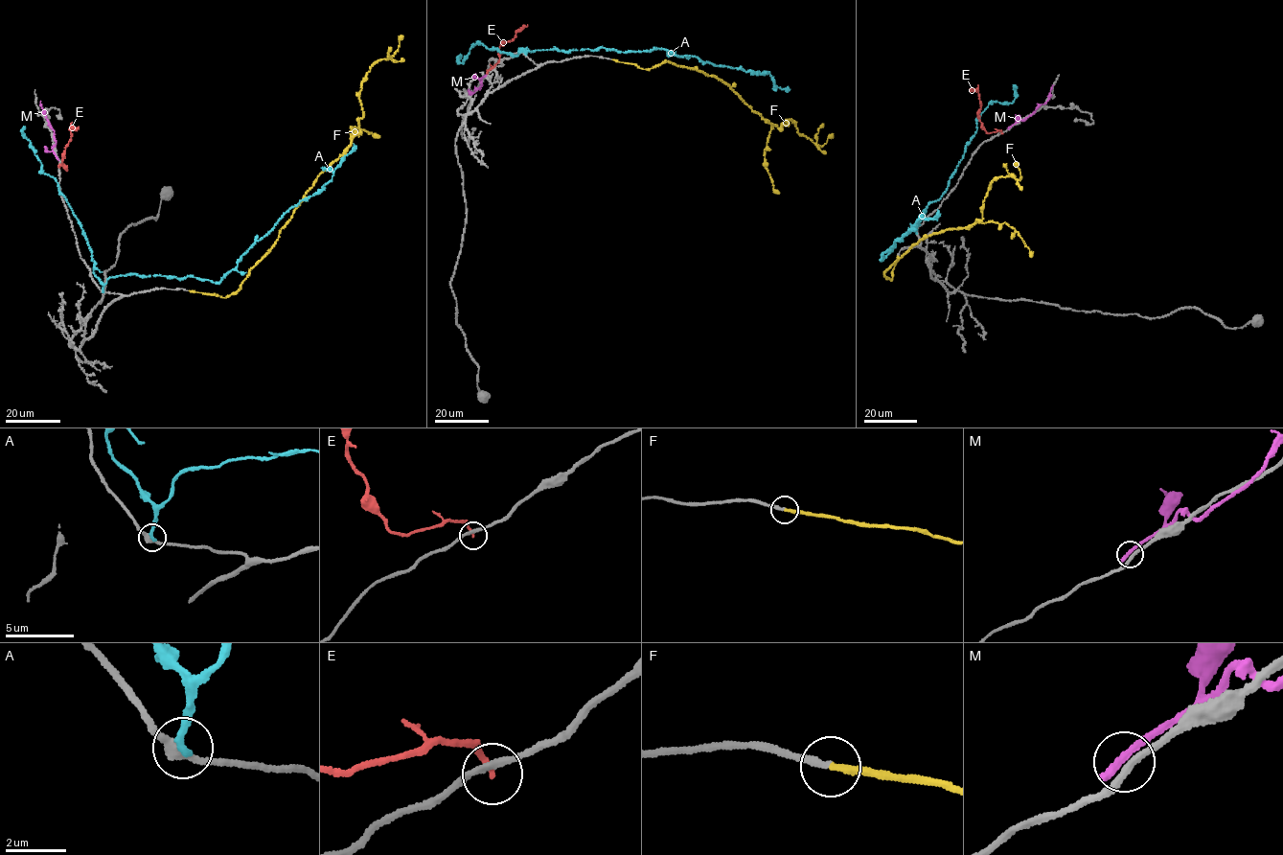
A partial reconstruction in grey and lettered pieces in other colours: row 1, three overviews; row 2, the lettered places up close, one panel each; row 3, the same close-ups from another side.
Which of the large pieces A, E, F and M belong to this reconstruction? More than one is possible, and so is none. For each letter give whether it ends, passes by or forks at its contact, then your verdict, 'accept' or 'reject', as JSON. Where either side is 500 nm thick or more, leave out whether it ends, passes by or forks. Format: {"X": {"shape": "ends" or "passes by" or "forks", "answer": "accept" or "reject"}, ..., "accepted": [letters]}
{"A": {"shape": "ends", "answer": "reject"}, "E": {"shape": "ends", "answer": "reject"}, "F": {"shape": "ends", "answer": "accept"}, "M": {"shape": "ends", "answer": "reject"}, "accepted": ["F"]}

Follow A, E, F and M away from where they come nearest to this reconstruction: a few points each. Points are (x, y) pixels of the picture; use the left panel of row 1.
A: (103, 291), (109, 278), (131, 273), (218, 282), (286, 212), (331, 180), (353, 144)
E: (59, 167), (66, 170), (62, 161), (62, 152), (71, 128), (79, 127)
F: (189, 290), (228, 297), (238, 290), (317, 177), (359, 130), (362, 81), (371, 66), (394, 55), (402, 36)
M: (57, 158), (52, 150), (55, 145), (54, 132), (40, 101)

